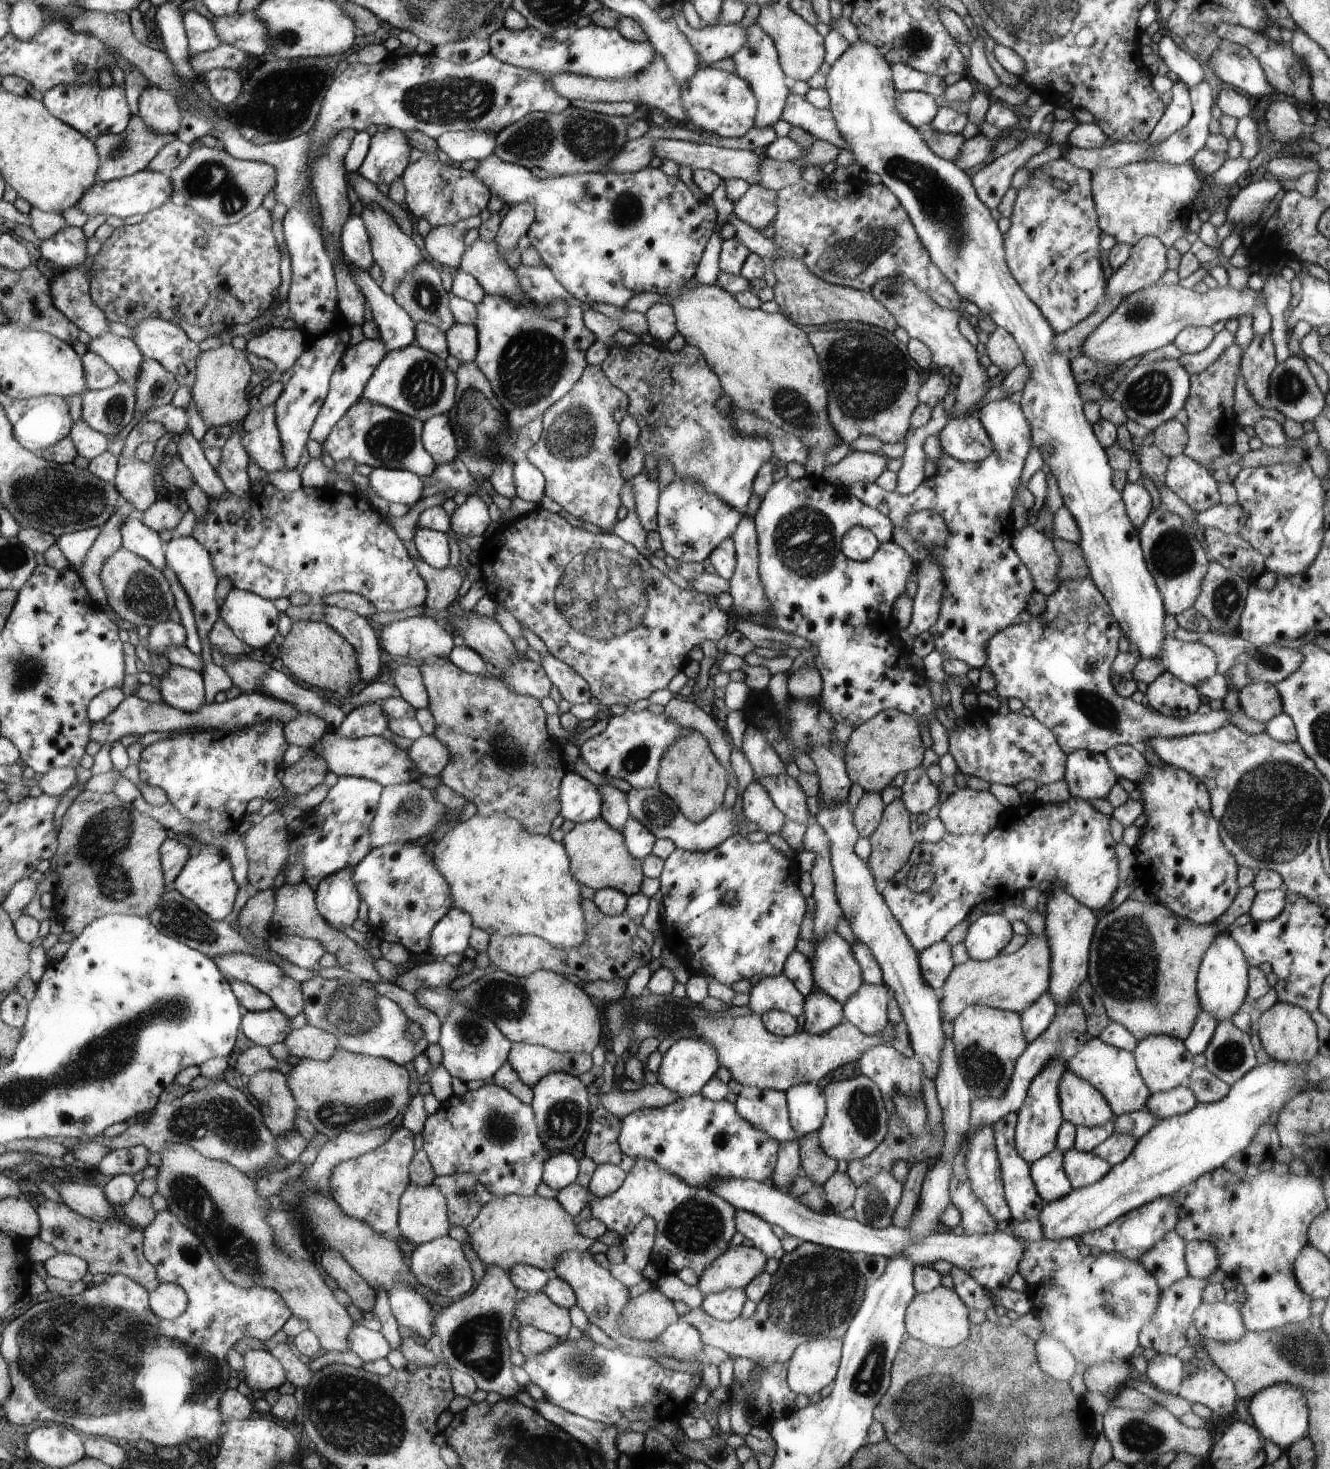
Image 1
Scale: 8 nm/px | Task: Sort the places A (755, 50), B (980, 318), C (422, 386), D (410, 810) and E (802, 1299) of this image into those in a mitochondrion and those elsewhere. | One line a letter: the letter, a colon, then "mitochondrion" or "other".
A: mitochondrion
B: other
C: mitochondrion
D: mitochondrion
E: mitochondrion

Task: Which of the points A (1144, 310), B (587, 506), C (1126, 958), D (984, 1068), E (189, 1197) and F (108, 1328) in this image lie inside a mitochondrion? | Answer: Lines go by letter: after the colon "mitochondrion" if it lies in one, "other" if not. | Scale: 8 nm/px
A: mitochondrion
B: other
C: mitochondrion
D: mitochondrion
E: mitochondrion
F: other

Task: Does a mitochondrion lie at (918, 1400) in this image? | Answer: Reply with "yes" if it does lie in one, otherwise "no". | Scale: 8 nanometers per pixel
yes

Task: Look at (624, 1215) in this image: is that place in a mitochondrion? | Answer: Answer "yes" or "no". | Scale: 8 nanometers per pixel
no

